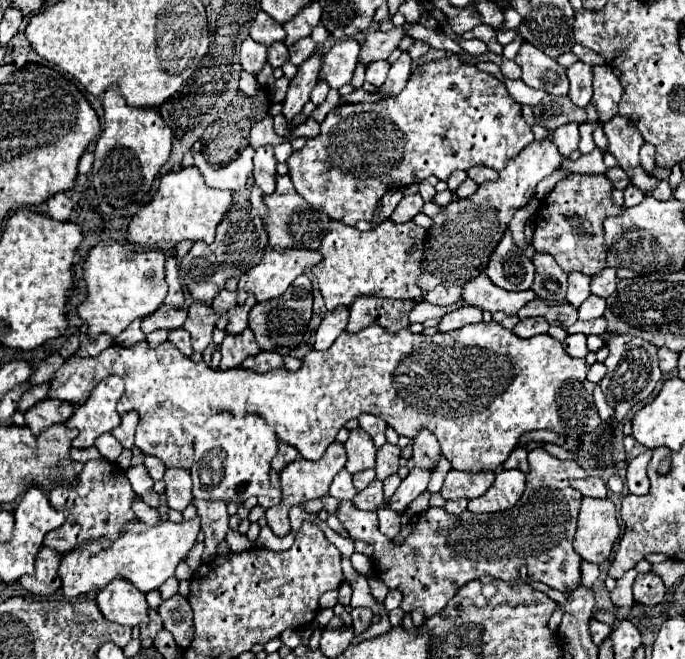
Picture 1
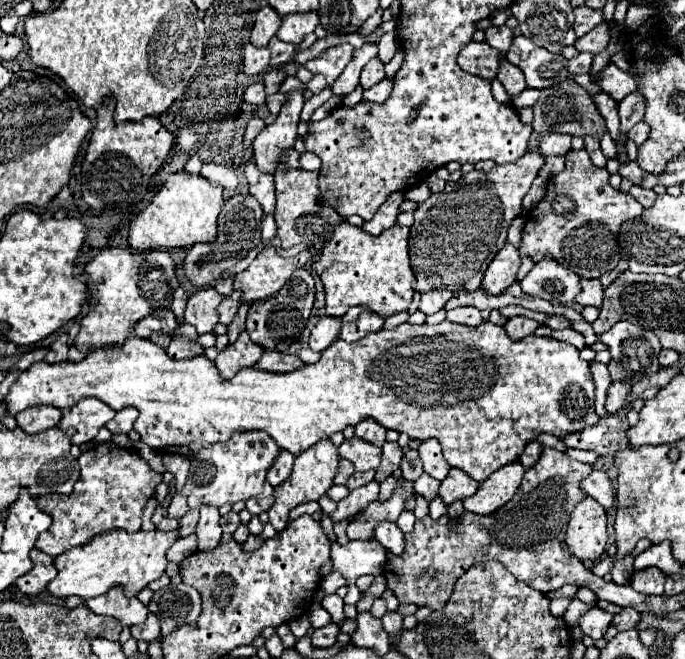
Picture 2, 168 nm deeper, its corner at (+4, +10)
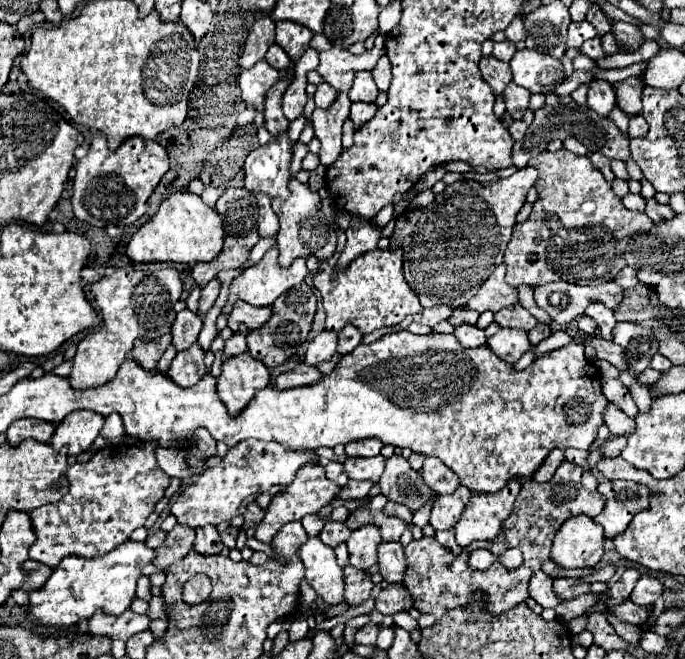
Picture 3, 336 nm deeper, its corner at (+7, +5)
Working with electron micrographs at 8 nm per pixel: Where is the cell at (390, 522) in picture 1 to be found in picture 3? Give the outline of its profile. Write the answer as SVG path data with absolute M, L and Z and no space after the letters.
M380 543L378 545L378 569L386 583L402 583L406 571L404 547L400 543Z

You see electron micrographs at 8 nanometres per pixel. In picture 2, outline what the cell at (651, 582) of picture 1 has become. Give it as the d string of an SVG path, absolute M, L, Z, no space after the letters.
M645 568L645 570L639 570L633 574L631 578L631 586L645 594L645 596L651 596L651 594L663 594L663 586L665 586L665 574L659 570L659 568Z

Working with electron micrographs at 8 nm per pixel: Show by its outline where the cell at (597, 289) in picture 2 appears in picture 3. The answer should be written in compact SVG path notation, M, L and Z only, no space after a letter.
M596 303L596 305L590 305L590 307L586 309L586 315L590 315L590 317L598 323L600 337L606 339L606 341L612 341L612 329L614 329L614 325L616 325L614 313L612 313L608 307Z

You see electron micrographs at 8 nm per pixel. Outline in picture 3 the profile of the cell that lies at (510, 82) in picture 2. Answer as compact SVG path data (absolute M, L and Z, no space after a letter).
M510 83L502 97L504 97L504 103L506 103L506 111L512 115L512 119L514 121L522 121L524 111L528 109L530 93L526 89L520 89L520 85Z

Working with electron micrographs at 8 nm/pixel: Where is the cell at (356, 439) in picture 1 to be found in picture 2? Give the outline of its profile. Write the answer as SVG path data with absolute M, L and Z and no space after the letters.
M353 436L351 440L345 440L339 446L339 456L353 462L357 472L363 472L363 470L371 470L371 468L379 466L381 448L377 448L375 444L371 444L367 440Z

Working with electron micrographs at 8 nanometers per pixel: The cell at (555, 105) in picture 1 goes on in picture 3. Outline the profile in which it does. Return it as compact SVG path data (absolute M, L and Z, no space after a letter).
M550 93L546 97L546 105L542 109L536 111L534 115L534 123L528 127L526 135L522 141L516 141L512 147L512 163L520 169L528 163L528 159L536 157L536 153L546 151L546 143L552 139L560 139L564 141L566 137L574 137L580 143L586 145L586 149L590 153L602 153L610 159L620 159L620 161L628 161L630 157L630 137L624 135L610 119L598 115L596 111L588 109L588 107L578 107L572 97L558 97L554 93Z

